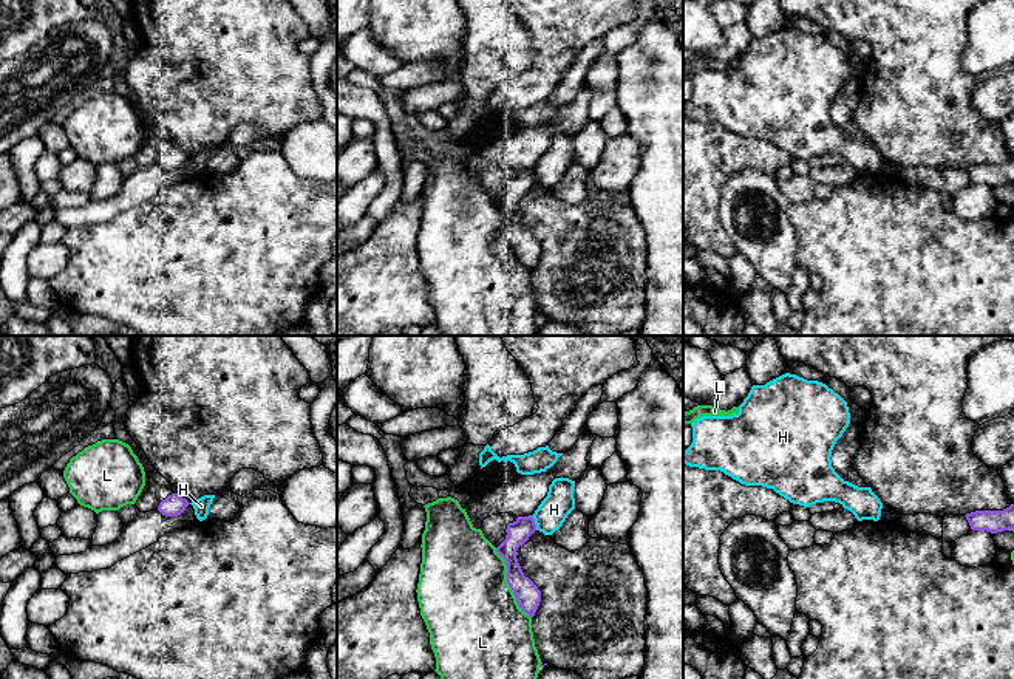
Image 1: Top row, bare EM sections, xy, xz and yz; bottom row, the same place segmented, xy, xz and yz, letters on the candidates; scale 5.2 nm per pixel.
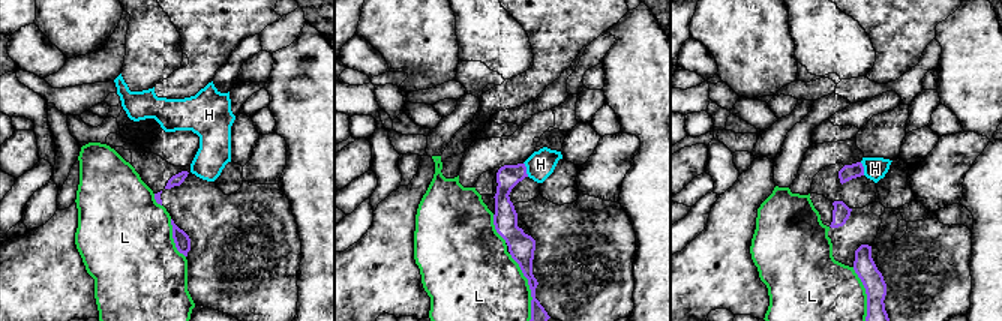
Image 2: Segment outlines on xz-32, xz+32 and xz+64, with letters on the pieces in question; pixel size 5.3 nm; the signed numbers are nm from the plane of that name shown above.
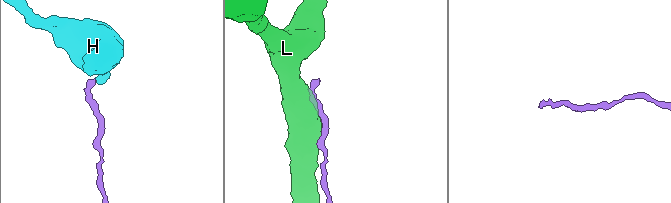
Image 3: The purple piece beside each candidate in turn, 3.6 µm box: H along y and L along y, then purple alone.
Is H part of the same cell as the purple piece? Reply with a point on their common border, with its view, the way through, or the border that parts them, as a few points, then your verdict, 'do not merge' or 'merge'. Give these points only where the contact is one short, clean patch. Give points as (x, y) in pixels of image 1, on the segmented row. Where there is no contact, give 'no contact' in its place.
contact xz (534, 523); border xz (530, 515), (537, 529); do not merge

